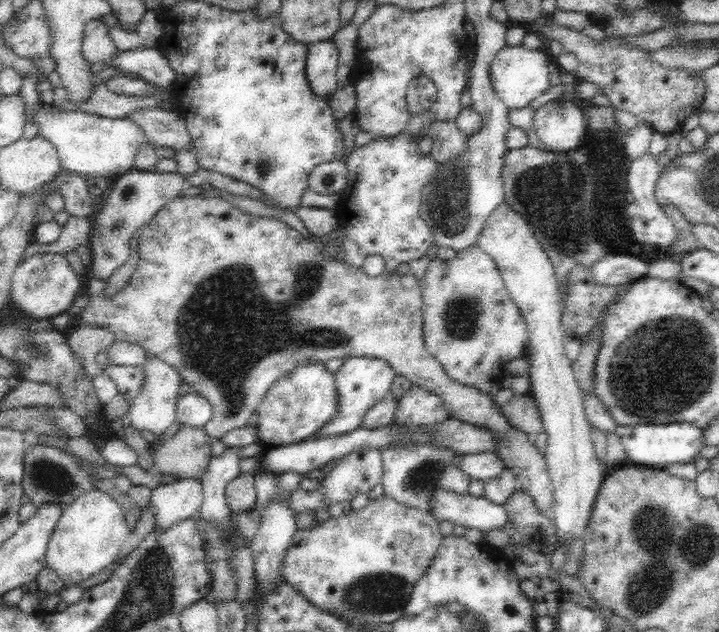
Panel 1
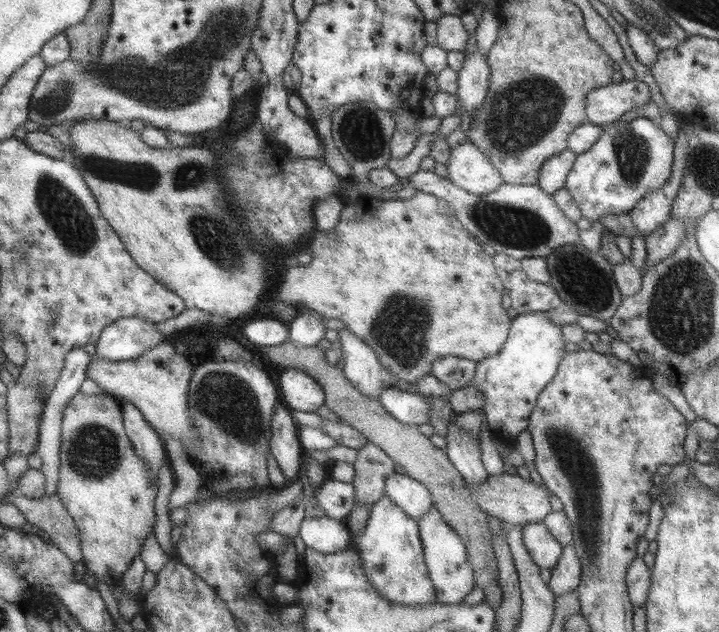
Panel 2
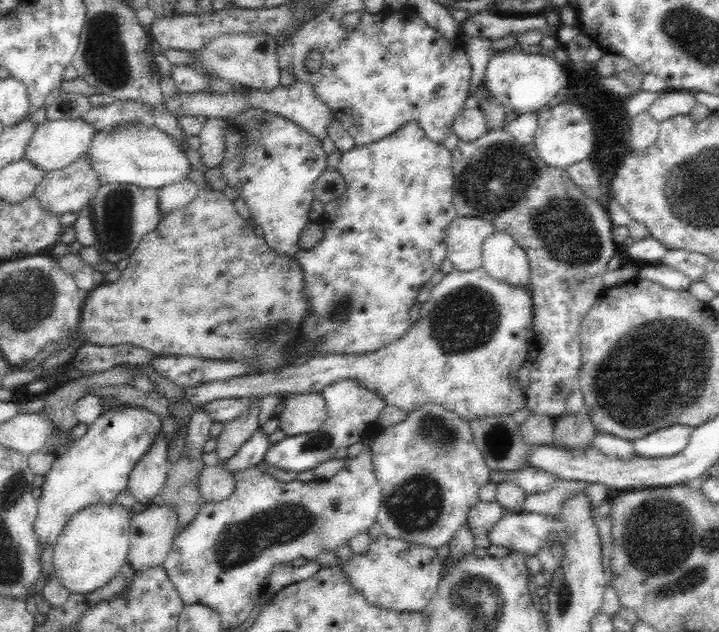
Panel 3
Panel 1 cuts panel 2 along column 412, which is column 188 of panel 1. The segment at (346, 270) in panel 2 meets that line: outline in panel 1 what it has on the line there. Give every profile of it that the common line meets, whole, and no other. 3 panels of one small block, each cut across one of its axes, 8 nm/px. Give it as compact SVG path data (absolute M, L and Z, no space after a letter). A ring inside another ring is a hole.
M200 195L196 196L180 196L169 200L155 215L150 222L147 222L137 232L138 239L138 266L132 273L130 282L126 284L126 288L122 288L116 296L107 298L100 293L89 298L88 305L80 312L79 323L90 323L98 325L102 329L110 329L115 334L116 340L122 342L135 343L142 346L146 353L154 355L168 365L174 367L180 374L183 382L192 386L194 392L202 395L210 401L212 407L212 417L206 422L206 435L214 440L222 438L228 432L248 426L248 420L257 414L257 409L262 402L262 398L266 396L266 392L270 390L270 386L290 374L296 367L307 366L317 363L326 363L333 358L349 358L349 357L367 357L372 359L381 359L386 361L390 367L394 369L397 375L404 375L412 385L424 387L426 390L436 393L444 402L446 409L451 412L451 417L462 422L474 424L486 428L496 439L496 454L504 461L507 468L510 468L521 482L522 490L526 491L534 501L536 508L539 508L540 514L551 516L553 508L553 486L549 477L545 455L542 454L538 447L534 444L533 436L528 435L510 425L508 419L504 417L504 413L491 399L489 393L480 392L475 386L464 386L455 380L452 380L443 369L442 365L428 353L426 345L424 345L423 337L423 302L422 292L420 291L419 281L410 271L409 273L399 276L399 271L394 270L394 274L385 274L384 272L375 278L366 275L364 270L356 268L351 264L344 264L337 258L331 258L327 253L322 252L318 243L304 238L297 230L288 226L285 222L277 218L260 218L252 216L247 212L238 210L229 200L220 197L204 198Z

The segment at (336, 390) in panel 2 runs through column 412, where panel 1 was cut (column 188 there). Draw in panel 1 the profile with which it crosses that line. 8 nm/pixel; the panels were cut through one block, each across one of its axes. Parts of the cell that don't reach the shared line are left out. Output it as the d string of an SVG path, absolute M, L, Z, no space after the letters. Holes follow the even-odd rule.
M182 425L177 434L152 454L155 468L164 476L200 479L213 457L210 445L214 441L206 435L204 427Z

